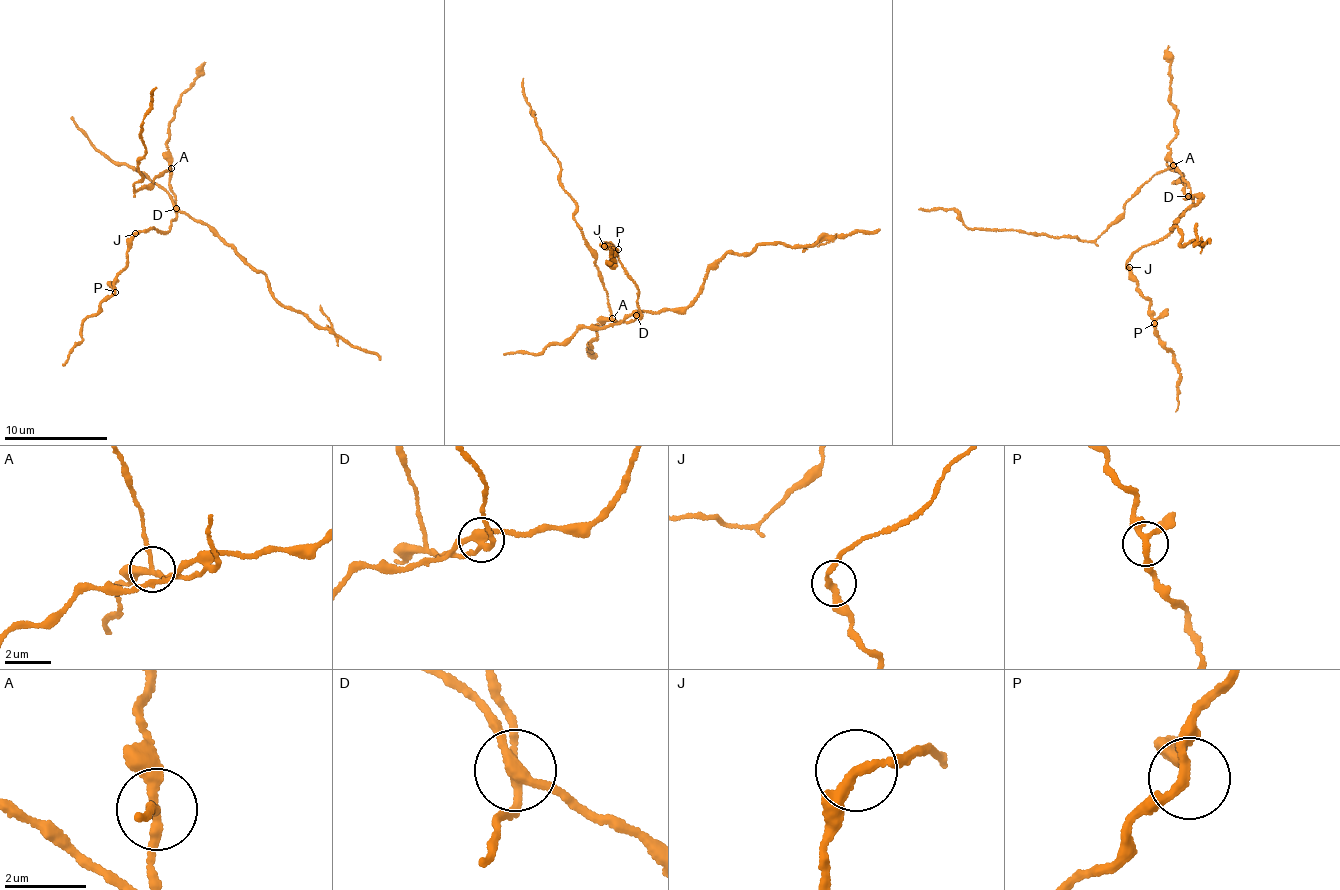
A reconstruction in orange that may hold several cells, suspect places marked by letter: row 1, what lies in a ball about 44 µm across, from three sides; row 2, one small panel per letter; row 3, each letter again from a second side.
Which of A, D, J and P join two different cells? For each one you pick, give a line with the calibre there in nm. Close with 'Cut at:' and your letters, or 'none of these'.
A: 200 nm
D: 280 nm
Cut at: A, D

